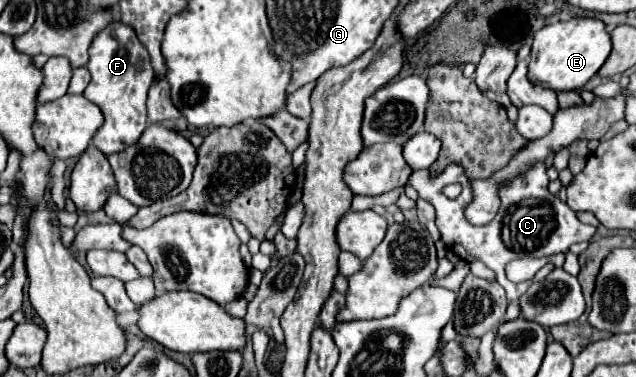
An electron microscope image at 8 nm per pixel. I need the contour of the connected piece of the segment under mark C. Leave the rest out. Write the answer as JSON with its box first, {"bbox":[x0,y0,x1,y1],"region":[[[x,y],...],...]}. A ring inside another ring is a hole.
{"bbox":[410,163,596,301],"region":[[[532,163],[524,173],[516,175],[510,183],[500,187],[500,211],[496,213],[496,219],[492,219],[492,223],[488,223],[486,227],[476,227],[468,223],[464,215],[466,205],[472,201],[472,185],[460,165],[448,165],[444,167],[444,171],[440,171],[440,175],[432,175],[430,169],[414,171],[410,175],[410,185],[420,193],[422,199],[430,201],[436,207],[436,225],[442,233],[446,247],[468,263],[480,259],[486,267],[490,267],[496,273],[496,279],[504,287],[510,301],[516,301],[532,283],[542,281],[554,267],[546,263],[534,275],[534,279],[524,283],[512,283],[504,273],[508,261],[564,253],[572,243],[590,241],[596,233],[596,227],[580,223],[576,219],[576,213],[564,201],[560,201],[556,195],[548,191],[548,175],[544,163]],[[450,183],[458,183],[462,187],[462,193],[456,199],[448,199],[446,195],[440,193],[442,187]]]}

